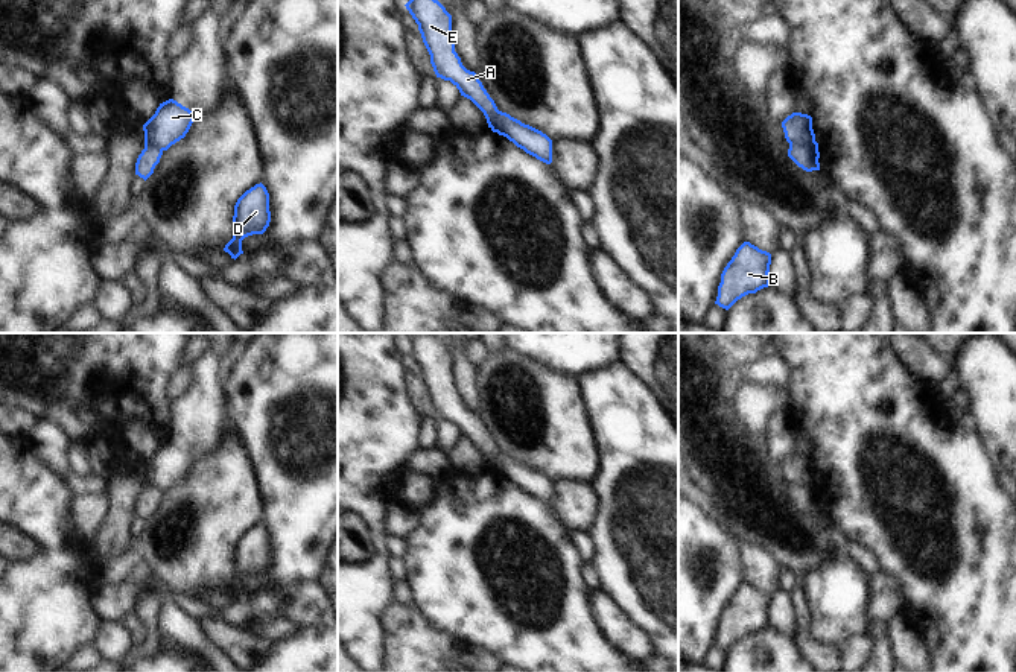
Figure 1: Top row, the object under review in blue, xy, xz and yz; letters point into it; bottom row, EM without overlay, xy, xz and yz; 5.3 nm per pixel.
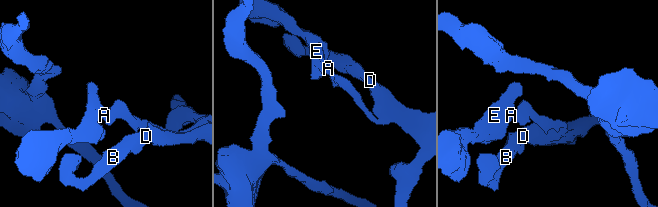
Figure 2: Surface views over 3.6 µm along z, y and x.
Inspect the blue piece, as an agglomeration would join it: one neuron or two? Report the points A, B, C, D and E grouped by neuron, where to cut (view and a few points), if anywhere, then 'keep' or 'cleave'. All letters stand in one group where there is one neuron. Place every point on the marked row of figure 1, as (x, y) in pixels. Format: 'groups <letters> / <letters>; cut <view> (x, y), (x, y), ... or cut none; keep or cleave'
groups A E / B C D; cut yz (790, 142), (799, 146), (817, 148); cleave

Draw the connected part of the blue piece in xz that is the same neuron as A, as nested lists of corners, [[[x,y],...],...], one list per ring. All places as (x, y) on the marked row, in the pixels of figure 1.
[[[409,0],[405,6],[418,24],[437,78],[450,81],[461,96],[470,99],[484,113],[490,123],[499,109],[476,73],[467,70],[455,52],[452,15],[438,0]]]

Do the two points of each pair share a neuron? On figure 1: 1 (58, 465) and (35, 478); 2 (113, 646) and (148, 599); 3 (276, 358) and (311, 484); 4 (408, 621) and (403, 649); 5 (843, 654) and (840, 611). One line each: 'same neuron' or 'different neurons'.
1: different neurons
2: different neurons
3: same neuron
4: same neuron
5: different neurons

